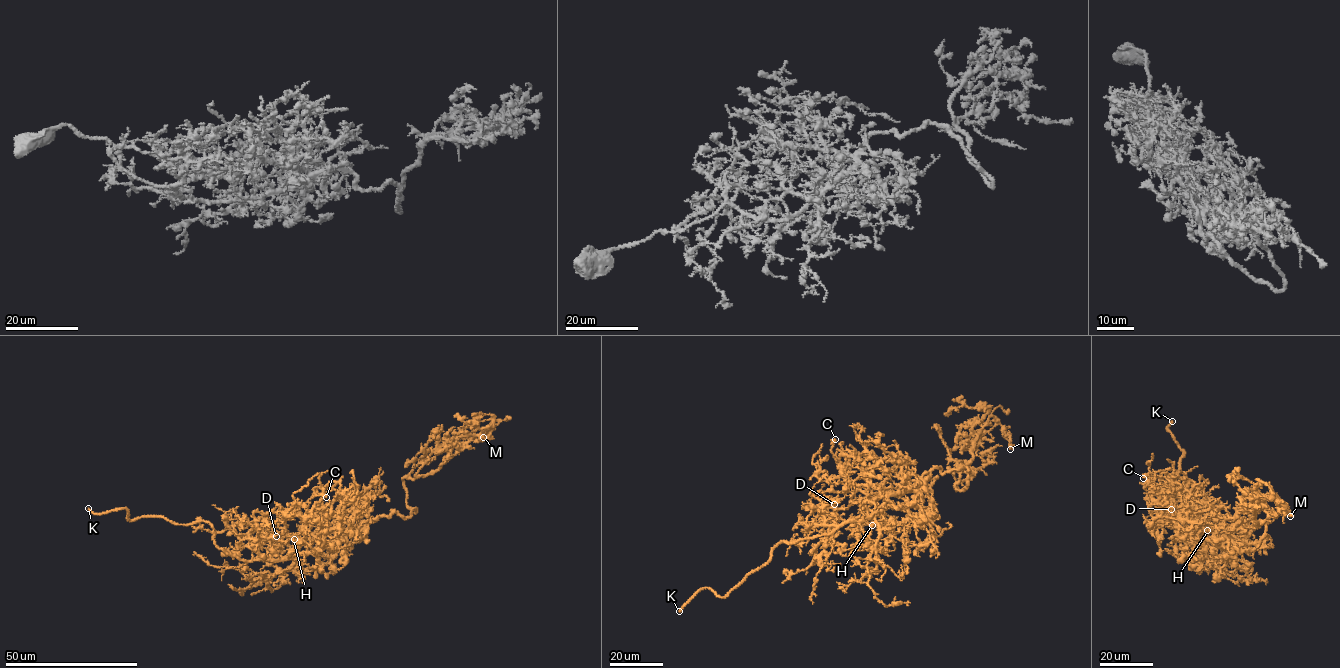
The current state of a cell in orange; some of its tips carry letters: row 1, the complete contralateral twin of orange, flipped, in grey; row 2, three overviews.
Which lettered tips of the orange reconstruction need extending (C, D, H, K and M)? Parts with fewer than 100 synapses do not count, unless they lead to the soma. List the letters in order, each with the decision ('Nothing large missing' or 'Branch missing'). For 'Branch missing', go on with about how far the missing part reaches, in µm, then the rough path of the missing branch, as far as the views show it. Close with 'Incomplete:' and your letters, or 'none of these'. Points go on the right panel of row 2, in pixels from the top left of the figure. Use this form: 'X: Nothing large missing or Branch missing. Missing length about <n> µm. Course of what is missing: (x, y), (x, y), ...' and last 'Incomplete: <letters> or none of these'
C: Nothing large missing
D: Nothing large missing
H: Nothing large missing
K: Branch missing. Missing length about 25 µm. Course of what is missing: (1172, 421), (1182, 413), (1183, 408), (1177, 402), (1179, 392)
M: Nothing large missing
Incomplete: K

